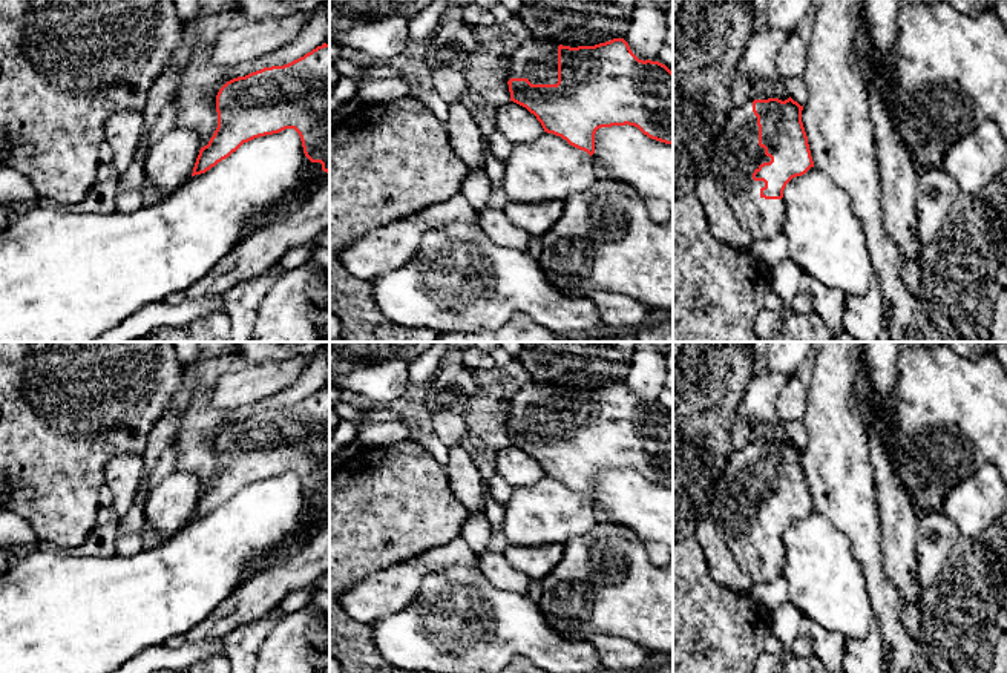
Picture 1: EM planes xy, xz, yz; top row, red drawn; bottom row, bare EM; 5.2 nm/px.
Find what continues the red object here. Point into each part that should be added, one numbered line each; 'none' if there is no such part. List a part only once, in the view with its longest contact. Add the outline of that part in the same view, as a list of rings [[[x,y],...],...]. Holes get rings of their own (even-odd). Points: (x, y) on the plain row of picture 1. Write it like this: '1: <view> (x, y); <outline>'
1: yz (736, 499); [[[753,445],[733,451],[713,492],[710,517],[720,540],[754,586],[782,576],[785,564],[783,541],[762,541],[760,532],[765,530],[765,526],[753,523],[754,514],[769,504],[765,492],[759,489],[759,469]]]

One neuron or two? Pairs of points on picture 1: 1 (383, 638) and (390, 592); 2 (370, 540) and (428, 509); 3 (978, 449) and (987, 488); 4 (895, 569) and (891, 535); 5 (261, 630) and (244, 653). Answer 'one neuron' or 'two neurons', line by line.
1: two neurons
2: one neuron
3: two neurons
4: one neuron
5: one neuron

